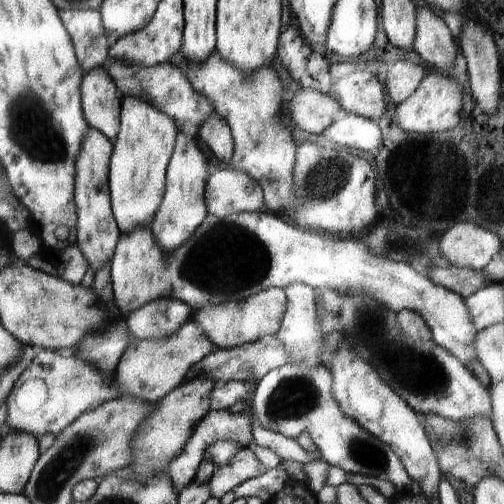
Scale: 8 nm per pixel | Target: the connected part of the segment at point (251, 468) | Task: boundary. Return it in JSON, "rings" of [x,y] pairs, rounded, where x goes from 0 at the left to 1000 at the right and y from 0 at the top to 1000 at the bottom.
{"rings":[[[476,887],[460,913],[437,923],[421,946],[425,986],[444,988],[472,960],[520,940],[506,901],[492,887]]]}

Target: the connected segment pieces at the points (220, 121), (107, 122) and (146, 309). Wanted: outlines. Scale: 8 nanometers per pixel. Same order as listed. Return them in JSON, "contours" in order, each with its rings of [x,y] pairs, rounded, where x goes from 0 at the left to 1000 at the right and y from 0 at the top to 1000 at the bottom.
{"contours":[[[[421,224],[399,246],[397,260],[401,274],[437,310],[437,317],[456,323],[464,290],[458,246],[433,224]]],[[[208,131],[188,135],[165,155],[165,212],[173,236],[226,286],[246,242],[248,192]]],[[[329,591],[288,603],[256,627],[256,653],[278,673],[321,671],[381,635],[385,615],[357,593]]]]}

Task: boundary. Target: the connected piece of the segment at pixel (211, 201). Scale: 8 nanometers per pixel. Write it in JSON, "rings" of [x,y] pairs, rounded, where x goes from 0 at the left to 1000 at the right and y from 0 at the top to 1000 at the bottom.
{"rings":[[[460,329],[421,339],[411,399],[415,421],[437,433],[470,421],[528,415],[528,393],[514,359]]]}

